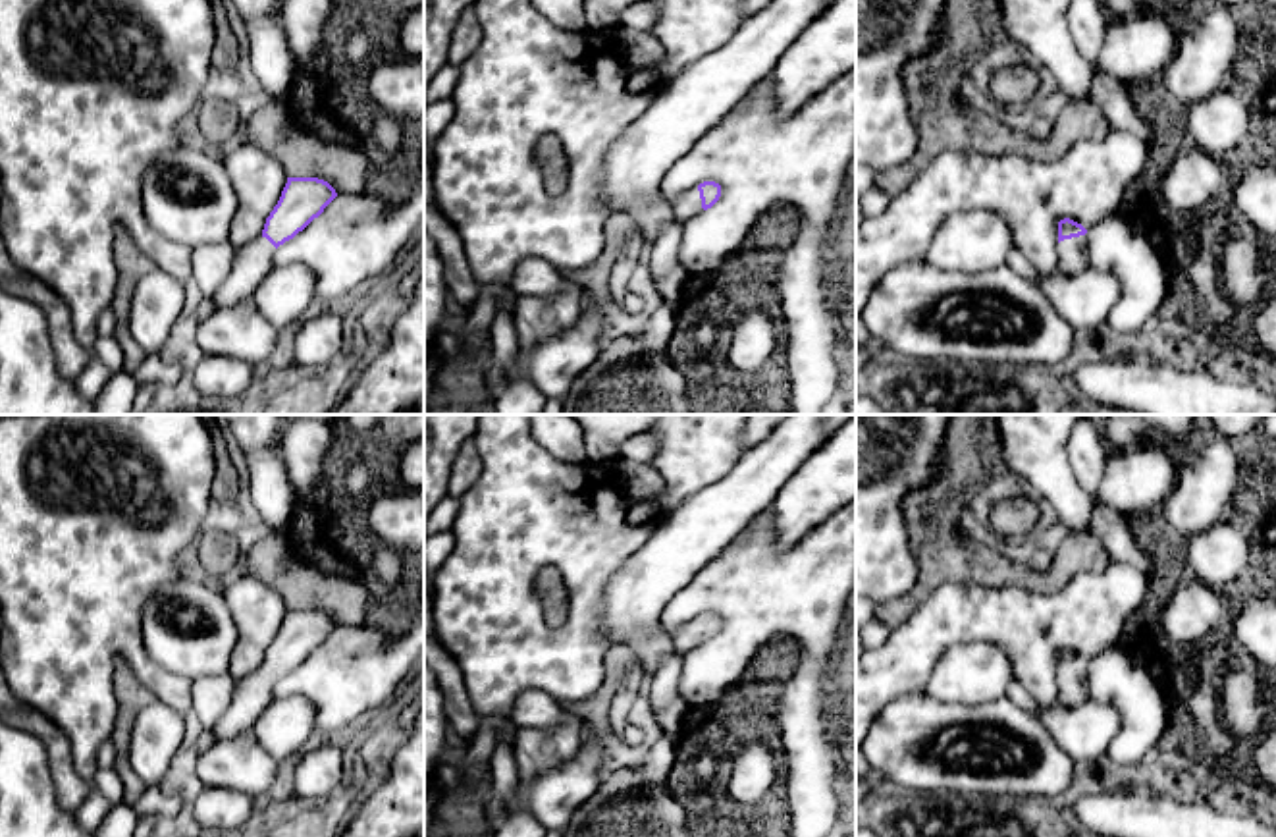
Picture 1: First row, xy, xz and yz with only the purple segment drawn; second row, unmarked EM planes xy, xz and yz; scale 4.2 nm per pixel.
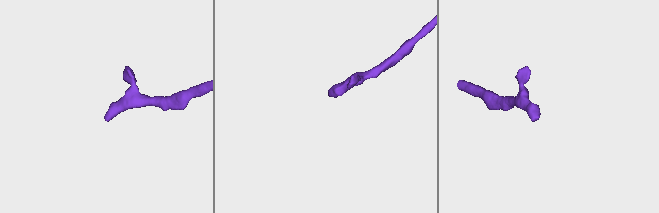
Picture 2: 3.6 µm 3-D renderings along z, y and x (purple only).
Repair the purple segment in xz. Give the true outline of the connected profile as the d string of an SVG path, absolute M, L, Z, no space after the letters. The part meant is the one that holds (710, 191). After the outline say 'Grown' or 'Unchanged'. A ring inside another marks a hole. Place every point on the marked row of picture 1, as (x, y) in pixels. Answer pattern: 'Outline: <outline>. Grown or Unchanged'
Outline: M704 181L678 197L678 201L673 204L673 218L682 224L702 210L711 208L719 197L721 185L715 181Z. Grown

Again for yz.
Outline: M1064 218L1058 222L1058 266L1056 272L1060 274L1081 274L1089 268L1087 262L1087 230L1070 220Z. Grown

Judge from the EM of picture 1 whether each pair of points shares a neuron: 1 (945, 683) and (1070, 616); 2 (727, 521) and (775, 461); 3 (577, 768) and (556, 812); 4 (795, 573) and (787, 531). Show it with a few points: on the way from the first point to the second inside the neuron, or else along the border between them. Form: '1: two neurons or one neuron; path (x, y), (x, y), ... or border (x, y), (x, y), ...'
1: two neurons; border (958, 645), (997, 645), (1009, 658), (1016, 679)
2: one neuron; path (731, 506), (760, 477)
3: one neuron; path (573, 780), (556, 801)
4: two neurons; border (770, 508), (779, 548), (795, 546), (827, 519)

